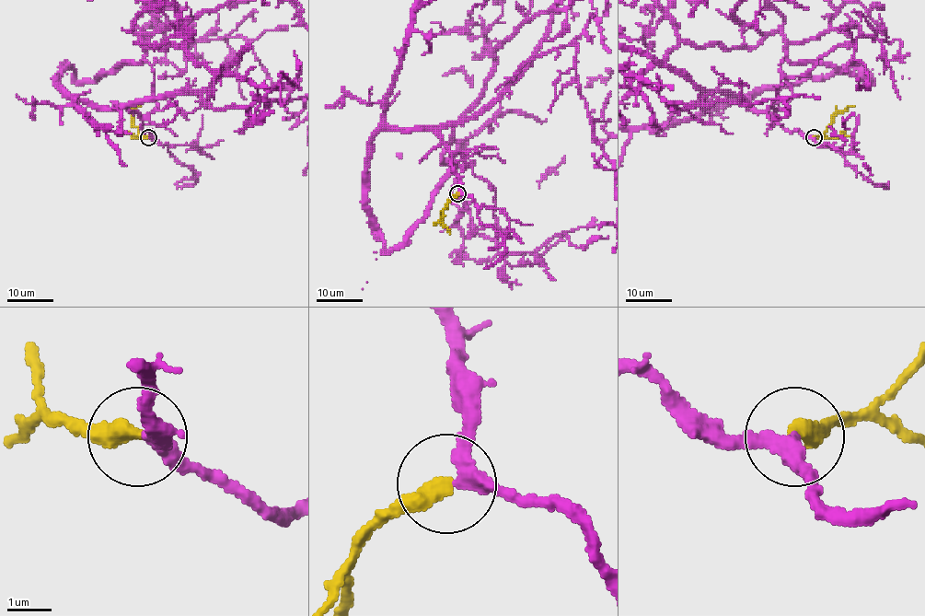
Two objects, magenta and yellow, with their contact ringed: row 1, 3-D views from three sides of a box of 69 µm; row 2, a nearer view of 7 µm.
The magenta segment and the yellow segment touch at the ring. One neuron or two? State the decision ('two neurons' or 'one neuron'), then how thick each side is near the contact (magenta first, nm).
one neuron | 320/440 nm

